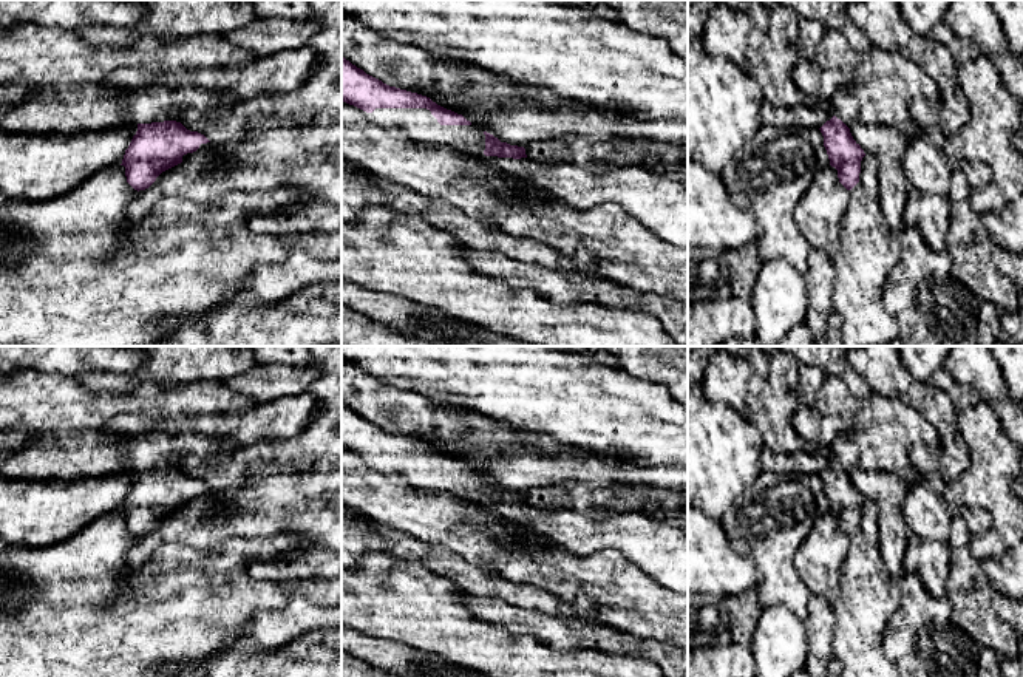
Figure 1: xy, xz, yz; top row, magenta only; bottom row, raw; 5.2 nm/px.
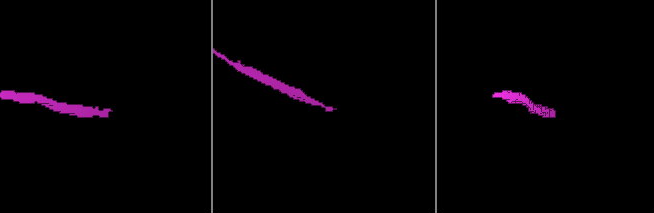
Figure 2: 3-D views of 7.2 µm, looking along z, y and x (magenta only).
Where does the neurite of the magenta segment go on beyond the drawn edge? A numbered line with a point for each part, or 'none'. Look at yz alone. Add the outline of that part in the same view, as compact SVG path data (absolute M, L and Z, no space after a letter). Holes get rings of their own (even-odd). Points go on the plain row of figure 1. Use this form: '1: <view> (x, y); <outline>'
1: yz (844, 450); M851 431L839 433L828 447L833 462L841 465L848 475L858 470L859 448Z

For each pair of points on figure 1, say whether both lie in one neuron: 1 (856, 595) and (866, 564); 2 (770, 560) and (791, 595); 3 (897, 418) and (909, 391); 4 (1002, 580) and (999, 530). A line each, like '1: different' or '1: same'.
1: same
2: same
3: different
4: different

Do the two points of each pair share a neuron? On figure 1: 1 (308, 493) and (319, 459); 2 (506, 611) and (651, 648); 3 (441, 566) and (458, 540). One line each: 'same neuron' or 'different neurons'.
1: different neurons
2: same neuron
3: different neurons

